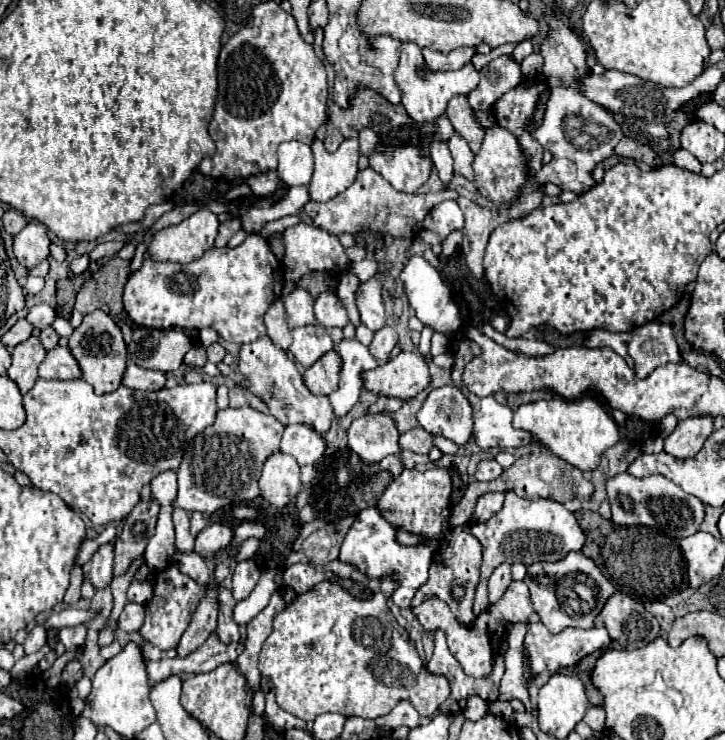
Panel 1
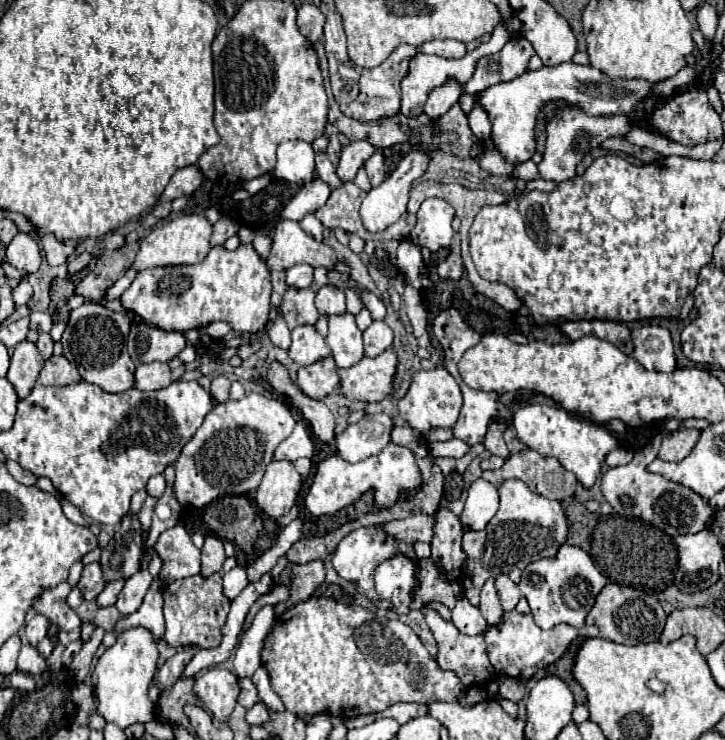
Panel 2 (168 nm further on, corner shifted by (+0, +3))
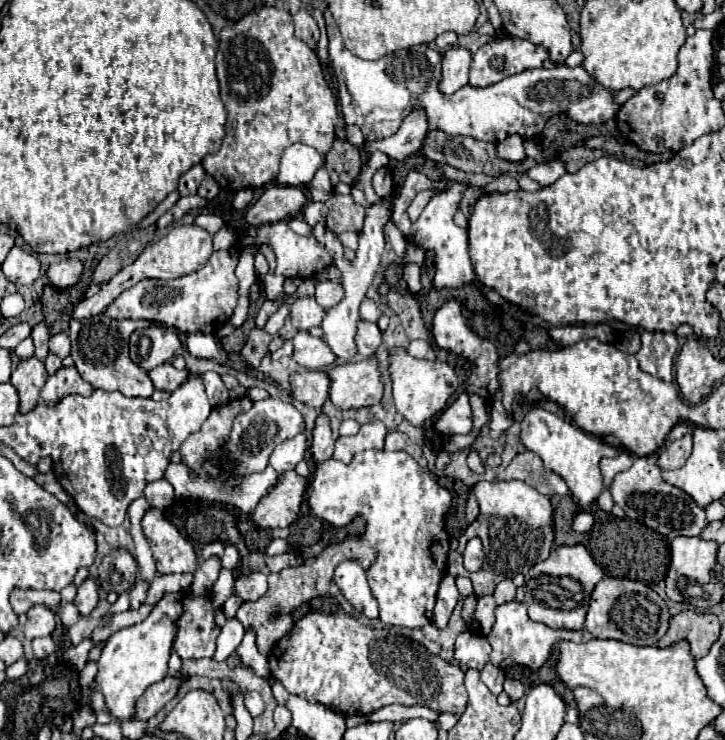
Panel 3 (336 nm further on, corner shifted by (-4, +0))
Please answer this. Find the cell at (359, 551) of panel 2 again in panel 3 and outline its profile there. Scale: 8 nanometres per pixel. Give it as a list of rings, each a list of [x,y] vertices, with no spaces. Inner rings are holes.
[[[344,560],[342,564],[338,564],[334,572],[334,584],[358,612],[362,612],[370,620],[378,618],[378,602],[374,600],[366,582],[366,570],[358,562]]]

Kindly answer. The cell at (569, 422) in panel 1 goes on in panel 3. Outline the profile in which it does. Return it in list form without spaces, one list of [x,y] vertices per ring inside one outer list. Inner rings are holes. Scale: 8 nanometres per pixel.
[[[534,408],[524,416],[520,440],[528,450],[536,452],[542,458],[542,462],[548,470],[562,476],[562,480],[568,484],[572,500],[582,508],[590,506],[600,496],[600,492],[604,490],[598,462],[604,456],[616,456],[618,454],[612,446],[608,446],[600,438],[584,432],[582,428],[574,426],[570,420],[558,418],[556,414],[546,412],[542,408]]]

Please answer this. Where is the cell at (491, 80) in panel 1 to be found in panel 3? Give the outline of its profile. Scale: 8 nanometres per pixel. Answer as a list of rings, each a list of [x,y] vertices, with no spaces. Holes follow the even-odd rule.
[[[516,36],[494,38],[492,42],[480,46],[480,50],[474,54],[474,60],[470,66],[470,84],[494,84],[526,68],[542,68],[542,62],[546,58],[548,58],[546,48],[536,46],[524,38],[516,38]]]

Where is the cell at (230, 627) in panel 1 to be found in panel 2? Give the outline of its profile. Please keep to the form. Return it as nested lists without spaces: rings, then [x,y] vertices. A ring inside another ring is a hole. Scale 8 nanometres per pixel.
[[[214,573],[210,577],[194,575],[180,581],[174,581],[164,587],[164,619],[166,633],[164,641],[170,647],[200,645],[202,649],[218,647],[222,641],[222,625],[230,611],[230,599],[222,593],[222,575]]]

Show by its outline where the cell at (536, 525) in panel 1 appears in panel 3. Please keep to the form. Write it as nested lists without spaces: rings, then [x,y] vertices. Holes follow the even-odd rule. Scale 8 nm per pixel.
[[[482,480],[472,486],[472,492],[480,506],[480,514],[460,536],[458,548],[448,558],[448,572],[452,576],[468,576],[474,584],[474,594],[480,598],[480,596],[492,594],[494,586],[504,578],[514,578],[516,574],[526,576],[530,566],[546,560],[554,544],[554,530],[552,530],[550,498],[536,492],[522,480],[506,480],[506,482]],[[474,536],[482,540],[486,558],[484,558],[482,570],[472,574],[462,566],[462,552],[466,542]]]

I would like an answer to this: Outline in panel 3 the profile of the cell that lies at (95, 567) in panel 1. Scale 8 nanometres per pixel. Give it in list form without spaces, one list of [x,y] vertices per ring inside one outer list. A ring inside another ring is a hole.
[[[88,578],[78,588],[78,594],[74,598],[74,604],[76,604],[80,616],[88,616],[96,608],[96,604],[98,604],[98,584],[92,578]]]

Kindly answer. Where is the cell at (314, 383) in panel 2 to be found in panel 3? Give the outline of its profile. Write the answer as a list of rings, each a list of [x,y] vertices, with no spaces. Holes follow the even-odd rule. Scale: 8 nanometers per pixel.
[[[298,370],[296,374],[290,376],[292,398],[312,408],[322,408],[322,404],[328,400],[328,386],[330,386],[330,378],[326,376],[326,372]]]

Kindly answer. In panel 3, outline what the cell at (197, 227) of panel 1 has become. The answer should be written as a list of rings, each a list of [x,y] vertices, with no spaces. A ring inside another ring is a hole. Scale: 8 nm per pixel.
[[[190,224],[190,226],[176,226],[174,230],[170,230],[164,238],[160,238],[158,242],[146,246],[146,250],[126,268],[122,268],[112,280],[108,280],[106,284],[100,286],[100,290],[90,296],[90,298],[84,298],[72,312],[72,318],[74,320],[84,320],[84,318],[90,318],[90,316],[96,316],[96,314],[102,314],[106,310],[106,306],[116,300],[124,290],[132,288],[134,284],[138,284],[140,280],[144,278],[160,278],[160,280],[174,280],[178,276],[184,276],[184,274],[192,274],[196,270],[200,270],[206,260],[210,258],[212,254],[212,234],[208,234],[204,228],[196,226],[196,224]]]

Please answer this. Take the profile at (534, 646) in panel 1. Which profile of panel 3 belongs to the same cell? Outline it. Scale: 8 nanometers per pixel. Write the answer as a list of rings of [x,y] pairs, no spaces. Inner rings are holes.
[[[512,600],[510,604],[500,604],[496,608],[496,622],[492,632],[488,634],[488,642],[492,646],[490,662],[498,668],[508,668],[508,666],[526,666],[530,670],[538,670],[550,656],[552,646],[558,640],[574,640],[574,634],[570,630],[552,630],[546,624],[538,624],[528,618],[526,614],[526,604]]]

